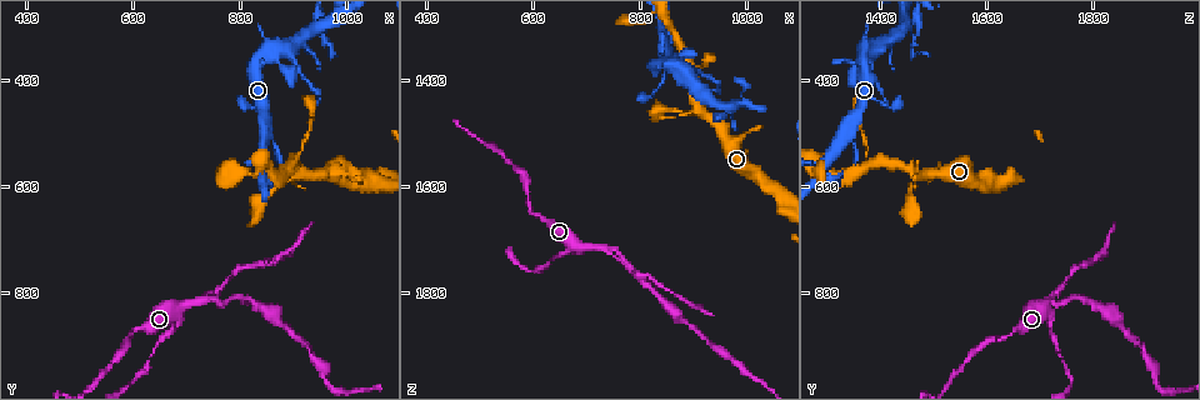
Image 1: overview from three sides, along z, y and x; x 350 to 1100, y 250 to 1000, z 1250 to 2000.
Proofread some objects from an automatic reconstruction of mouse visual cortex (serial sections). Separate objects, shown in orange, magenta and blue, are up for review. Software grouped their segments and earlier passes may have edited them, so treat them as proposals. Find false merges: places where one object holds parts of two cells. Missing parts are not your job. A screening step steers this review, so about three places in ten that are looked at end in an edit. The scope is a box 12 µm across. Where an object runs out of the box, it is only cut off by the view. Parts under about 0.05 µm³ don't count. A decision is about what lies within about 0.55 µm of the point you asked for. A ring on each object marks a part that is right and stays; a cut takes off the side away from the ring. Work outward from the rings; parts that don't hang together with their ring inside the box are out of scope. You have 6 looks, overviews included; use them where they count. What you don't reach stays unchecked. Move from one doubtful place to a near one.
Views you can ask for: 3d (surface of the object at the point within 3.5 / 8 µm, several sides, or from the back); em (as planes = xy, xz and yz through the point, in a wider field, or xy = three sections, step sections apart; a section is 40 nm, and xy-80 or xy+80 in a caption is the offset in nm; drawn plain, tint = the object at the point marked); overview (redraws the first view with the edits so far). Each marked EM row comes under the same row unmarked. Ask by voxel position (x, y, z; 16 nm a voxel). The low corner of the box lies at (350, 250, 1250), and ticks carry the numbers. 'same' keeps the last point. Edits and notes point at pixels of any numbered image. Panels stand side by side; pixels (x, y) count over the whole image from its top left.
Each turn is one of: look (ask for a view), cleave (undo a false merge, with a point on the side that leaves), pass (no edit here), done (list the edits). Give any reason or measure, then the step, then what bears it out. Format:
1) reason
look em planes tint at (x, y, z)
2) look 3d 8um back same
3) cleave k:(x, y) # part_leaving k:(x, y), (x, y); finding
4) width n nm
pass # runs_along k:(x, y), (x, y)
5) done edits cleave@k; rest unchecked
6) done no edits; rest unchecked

three-way junction
look 3d 3.5um back at (920, 570, 1460)

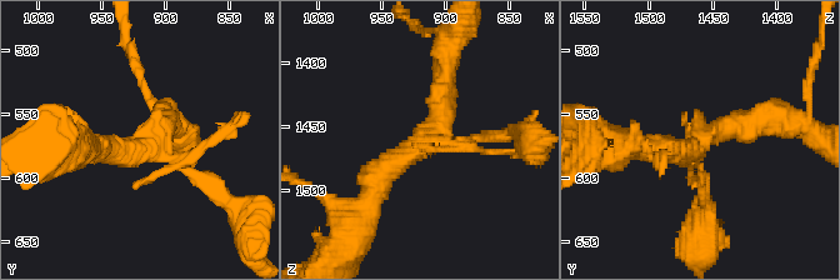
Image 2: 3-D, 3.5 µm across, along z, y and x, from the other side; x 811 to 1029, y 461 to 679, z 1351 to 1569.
look em xy step 1 tint at (920, 574, 1460)

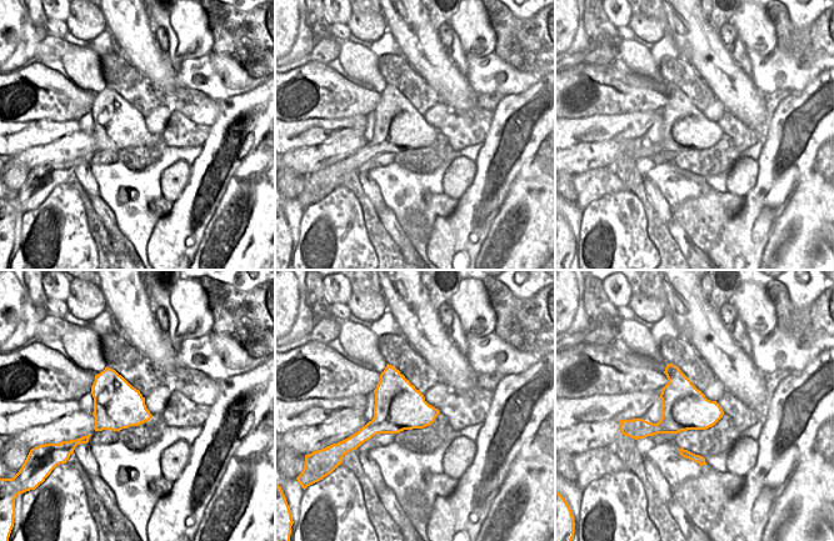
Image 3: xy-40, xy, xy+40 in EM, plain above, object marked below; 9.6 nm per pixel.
cleave 2:(213, 139) # part_leaving 2:(173, 161), (241, 215), (249, 250); two cells meet here

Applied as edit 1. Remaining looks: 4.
branch point
look 3d 3.5um at (870, 345, 1370)

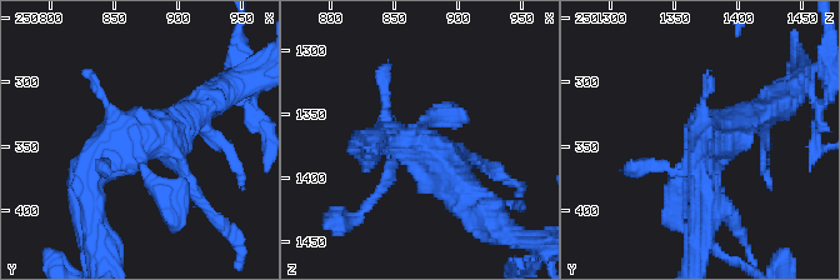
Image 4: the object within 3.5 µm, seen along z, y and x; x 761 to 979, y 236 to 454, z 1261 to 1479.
need the tissue
look em xy step 3 tint at (868, 348, 1374)

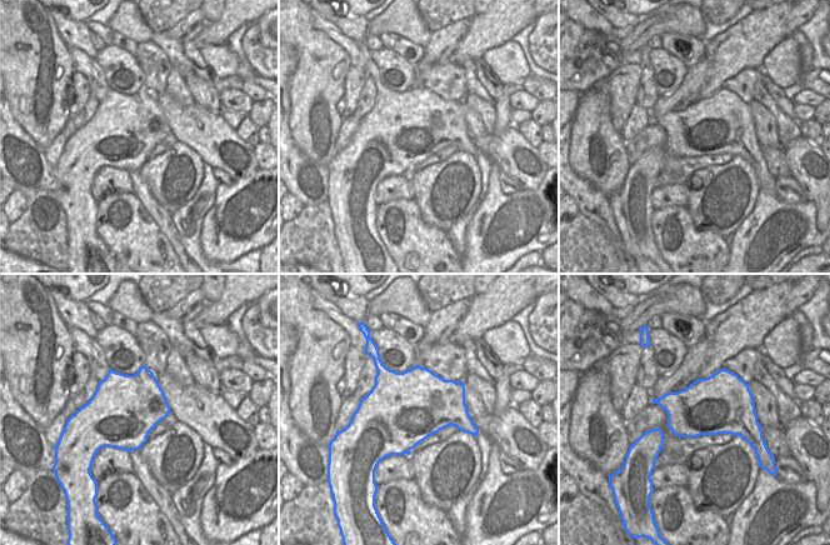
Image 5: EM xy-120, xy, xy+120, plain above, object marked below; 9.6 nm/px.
pass # runs_along 4:(90, 200), (109, 154), (194, 116); one cell here

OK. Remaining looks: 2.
side arm on a straight run
look 3d 3.5um at (845, 555, 1305)

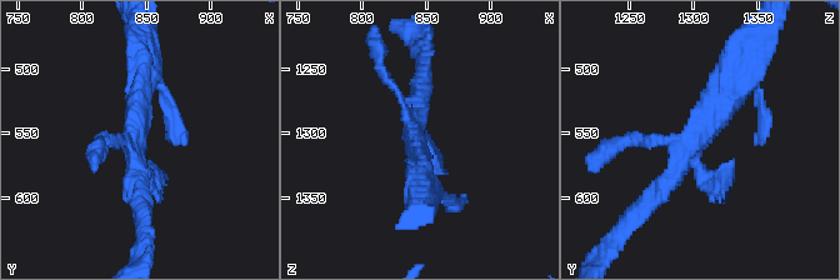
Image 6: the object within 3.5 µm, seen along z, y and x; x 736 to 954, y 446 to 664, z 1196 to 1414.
look em planes tint at (838, 556, 1304)

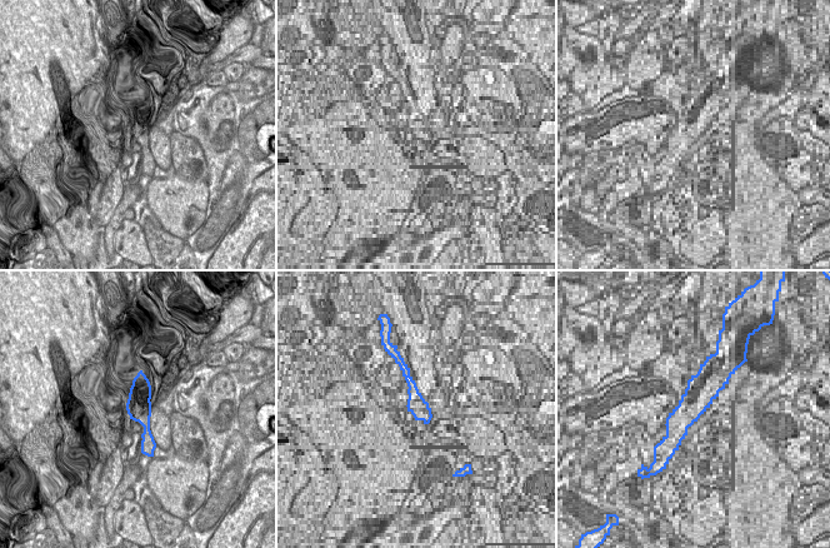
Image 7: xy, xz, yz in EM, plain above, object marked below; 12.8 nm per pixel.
pass # runs_along 7:(140, 375), (145, 449); one cell here

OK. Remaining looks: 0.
done edits cleave@2; rest unchecked

